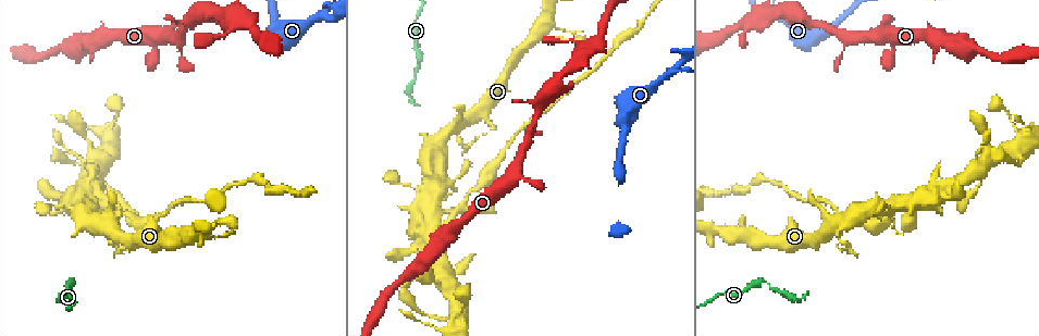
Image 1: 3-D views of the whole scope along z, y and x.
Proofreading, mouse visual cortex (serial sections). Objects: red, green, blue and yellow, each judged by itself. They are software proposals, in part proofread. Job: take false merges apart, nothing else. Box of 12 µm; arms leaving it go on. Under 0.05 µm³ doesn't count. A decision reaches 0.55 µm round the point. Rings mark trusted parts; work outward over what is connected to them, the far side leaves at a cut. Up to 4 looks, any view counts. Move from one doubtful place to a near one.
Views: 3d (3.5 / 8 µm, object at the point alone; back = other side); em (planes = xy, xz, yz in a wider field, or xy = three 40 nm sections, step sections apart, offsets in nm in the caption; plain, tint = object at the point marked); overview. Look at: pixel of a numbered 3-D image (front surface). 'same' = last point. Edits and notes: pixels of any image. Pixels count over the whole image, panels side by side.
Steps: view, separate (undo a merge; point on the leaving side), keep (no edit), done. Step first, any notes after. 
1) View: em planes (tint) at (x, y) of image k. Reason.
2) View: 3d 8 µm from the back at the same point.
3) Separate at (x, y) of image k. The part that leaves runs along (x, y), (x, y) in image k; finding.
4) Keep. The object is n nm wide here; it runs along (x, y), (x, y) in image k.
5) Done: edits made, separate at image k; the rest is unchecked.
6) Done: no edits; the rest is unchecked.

View: 3d 8 µm at (937, 37) of image 1. A fork.

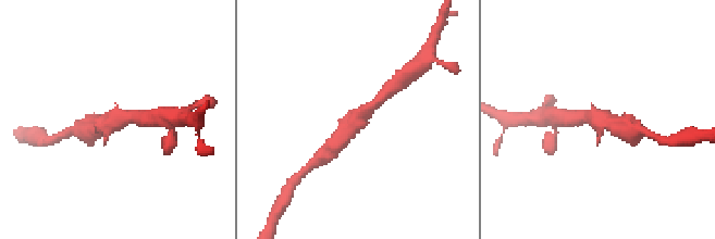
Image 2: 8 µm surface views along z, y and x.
View: 3d 3.5 µm at (115, 121) of image 2. Closer look.

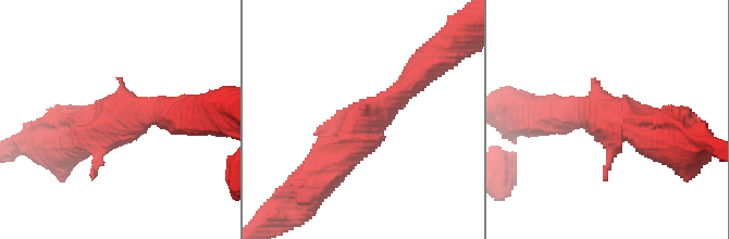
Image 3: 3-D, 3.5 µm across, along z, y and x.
Keep. It runs along (415, 78), (358, 128), (314, 181) in image 3; all the same cell.

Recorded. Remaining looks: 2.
View: 3d 3.5 µm at (527, 144) of image 1. A fork.

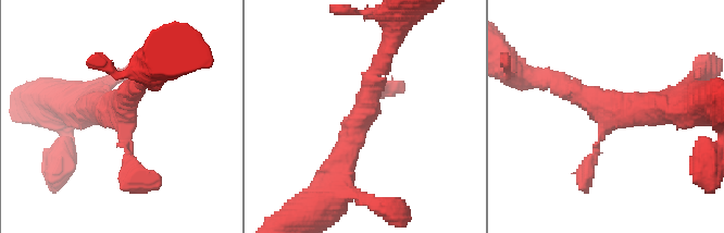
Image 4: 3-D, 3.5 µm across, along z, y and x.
View: em xy step 1 (tint) at (609, 110) of image 4.

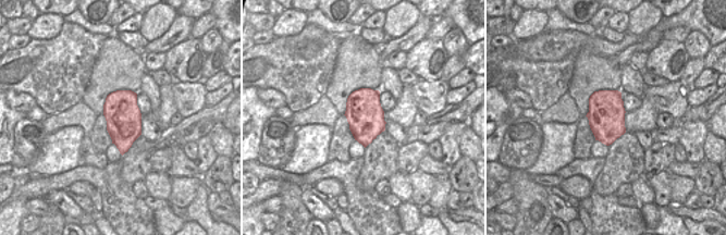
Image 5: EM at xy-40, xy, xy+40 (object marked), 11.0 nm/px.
Keep. It runs along (339, 182), (382, 57) in image 4; one cell here.

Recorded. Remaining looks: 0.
Done: no edits; the rest is unchecked.

